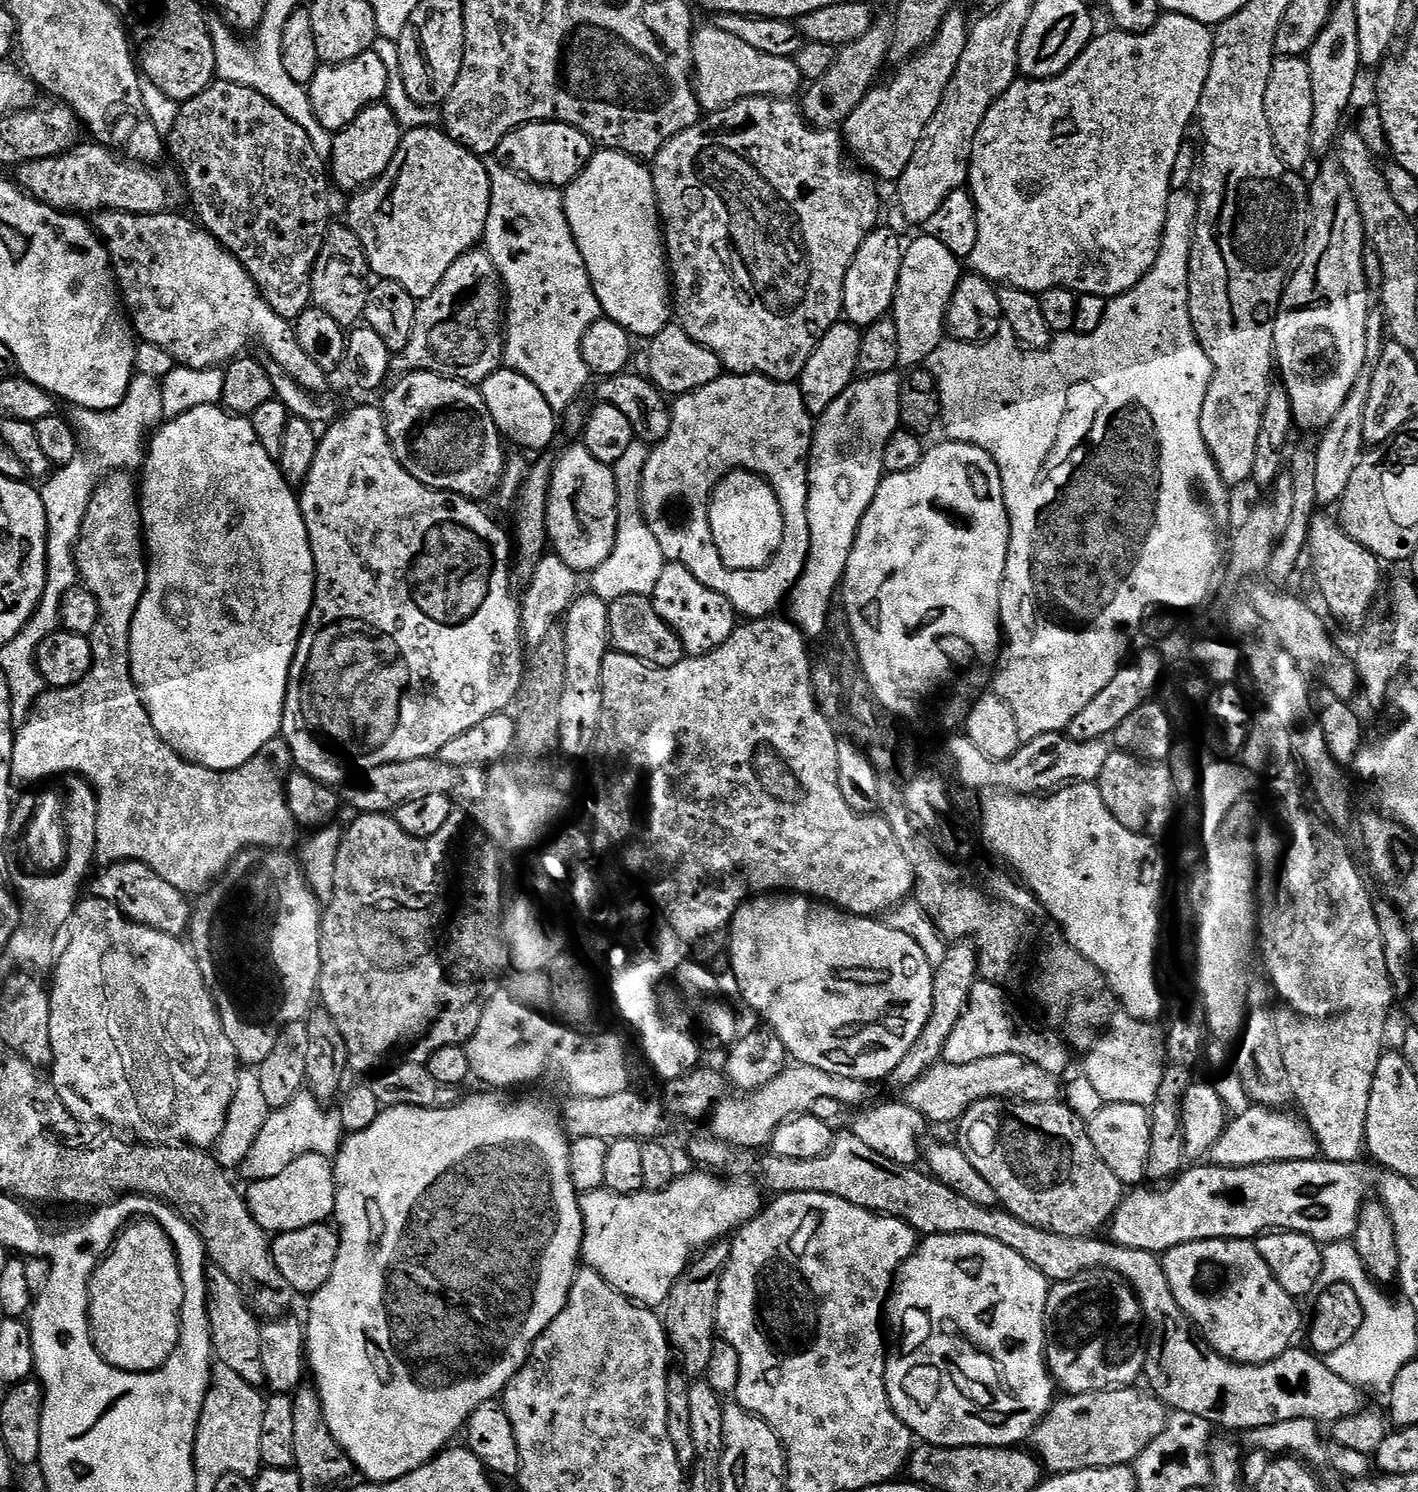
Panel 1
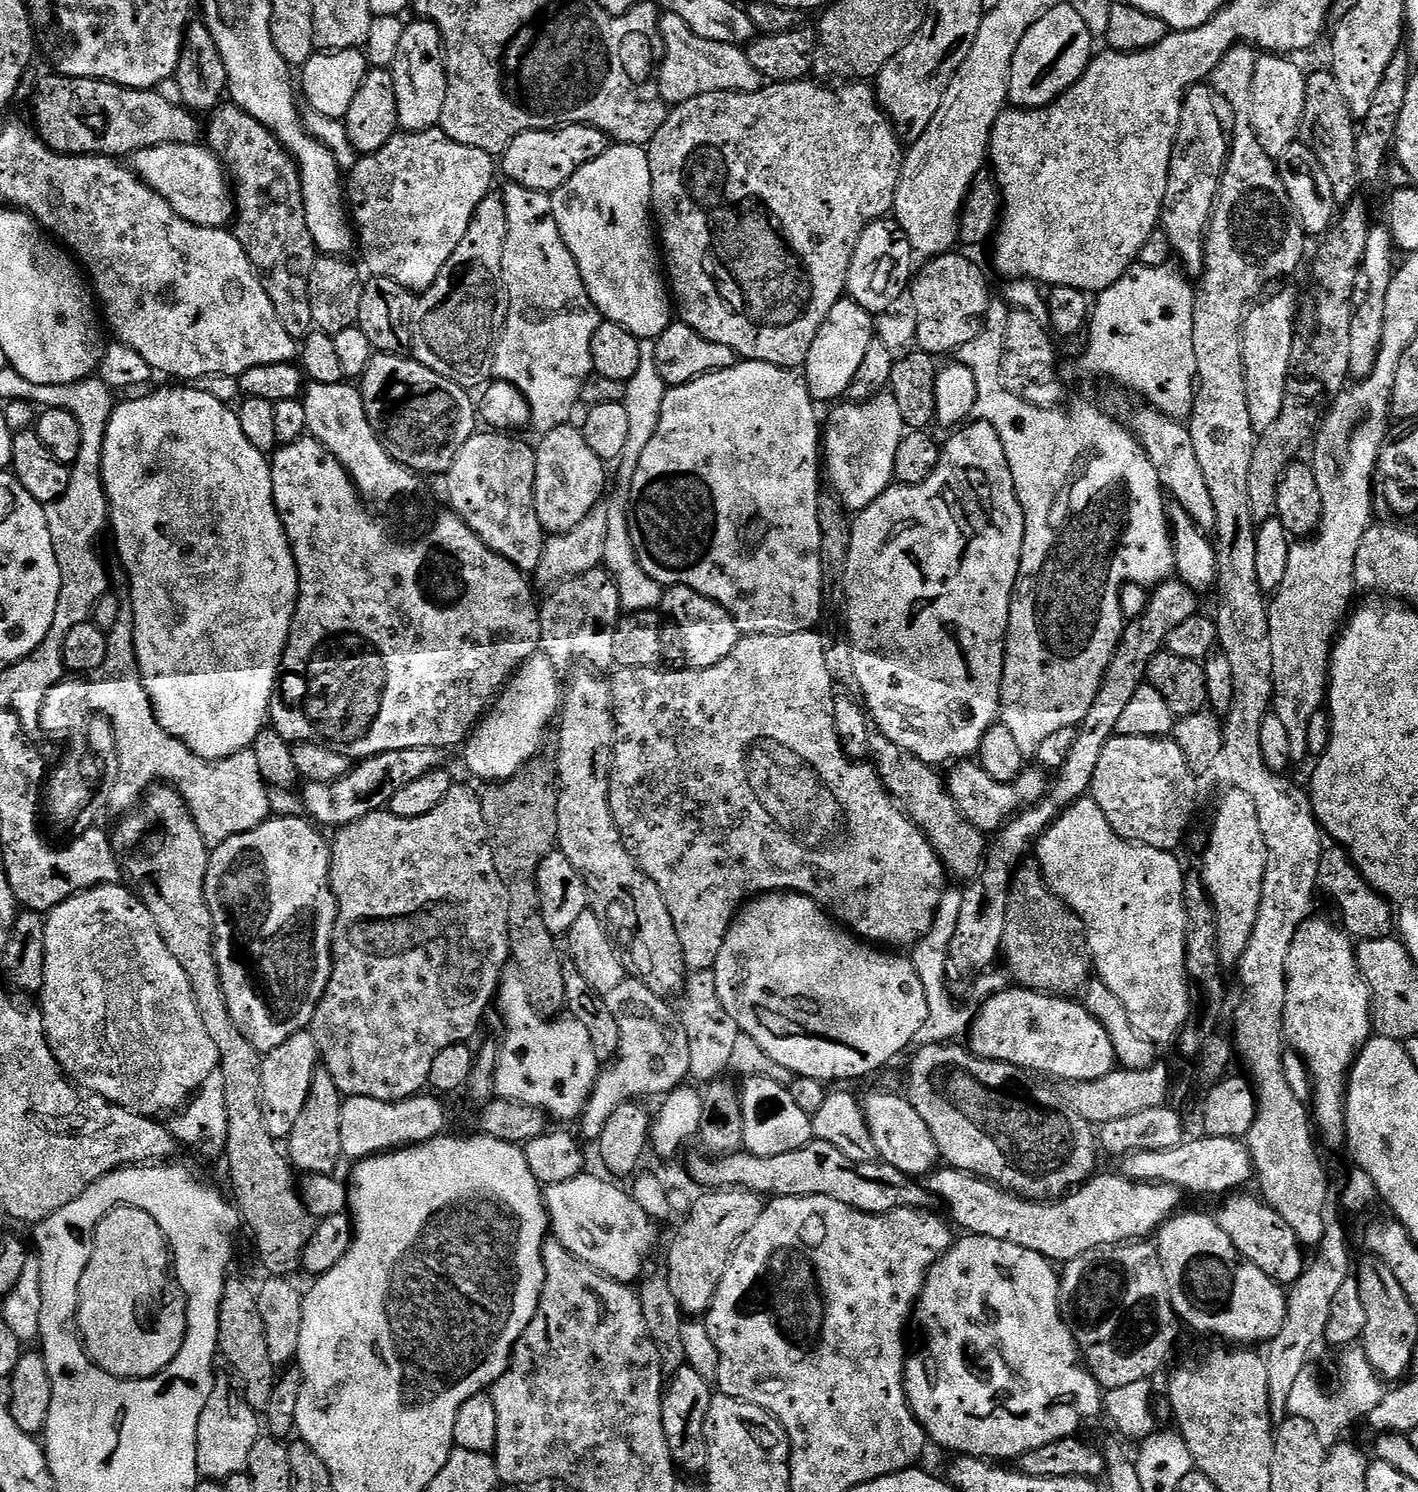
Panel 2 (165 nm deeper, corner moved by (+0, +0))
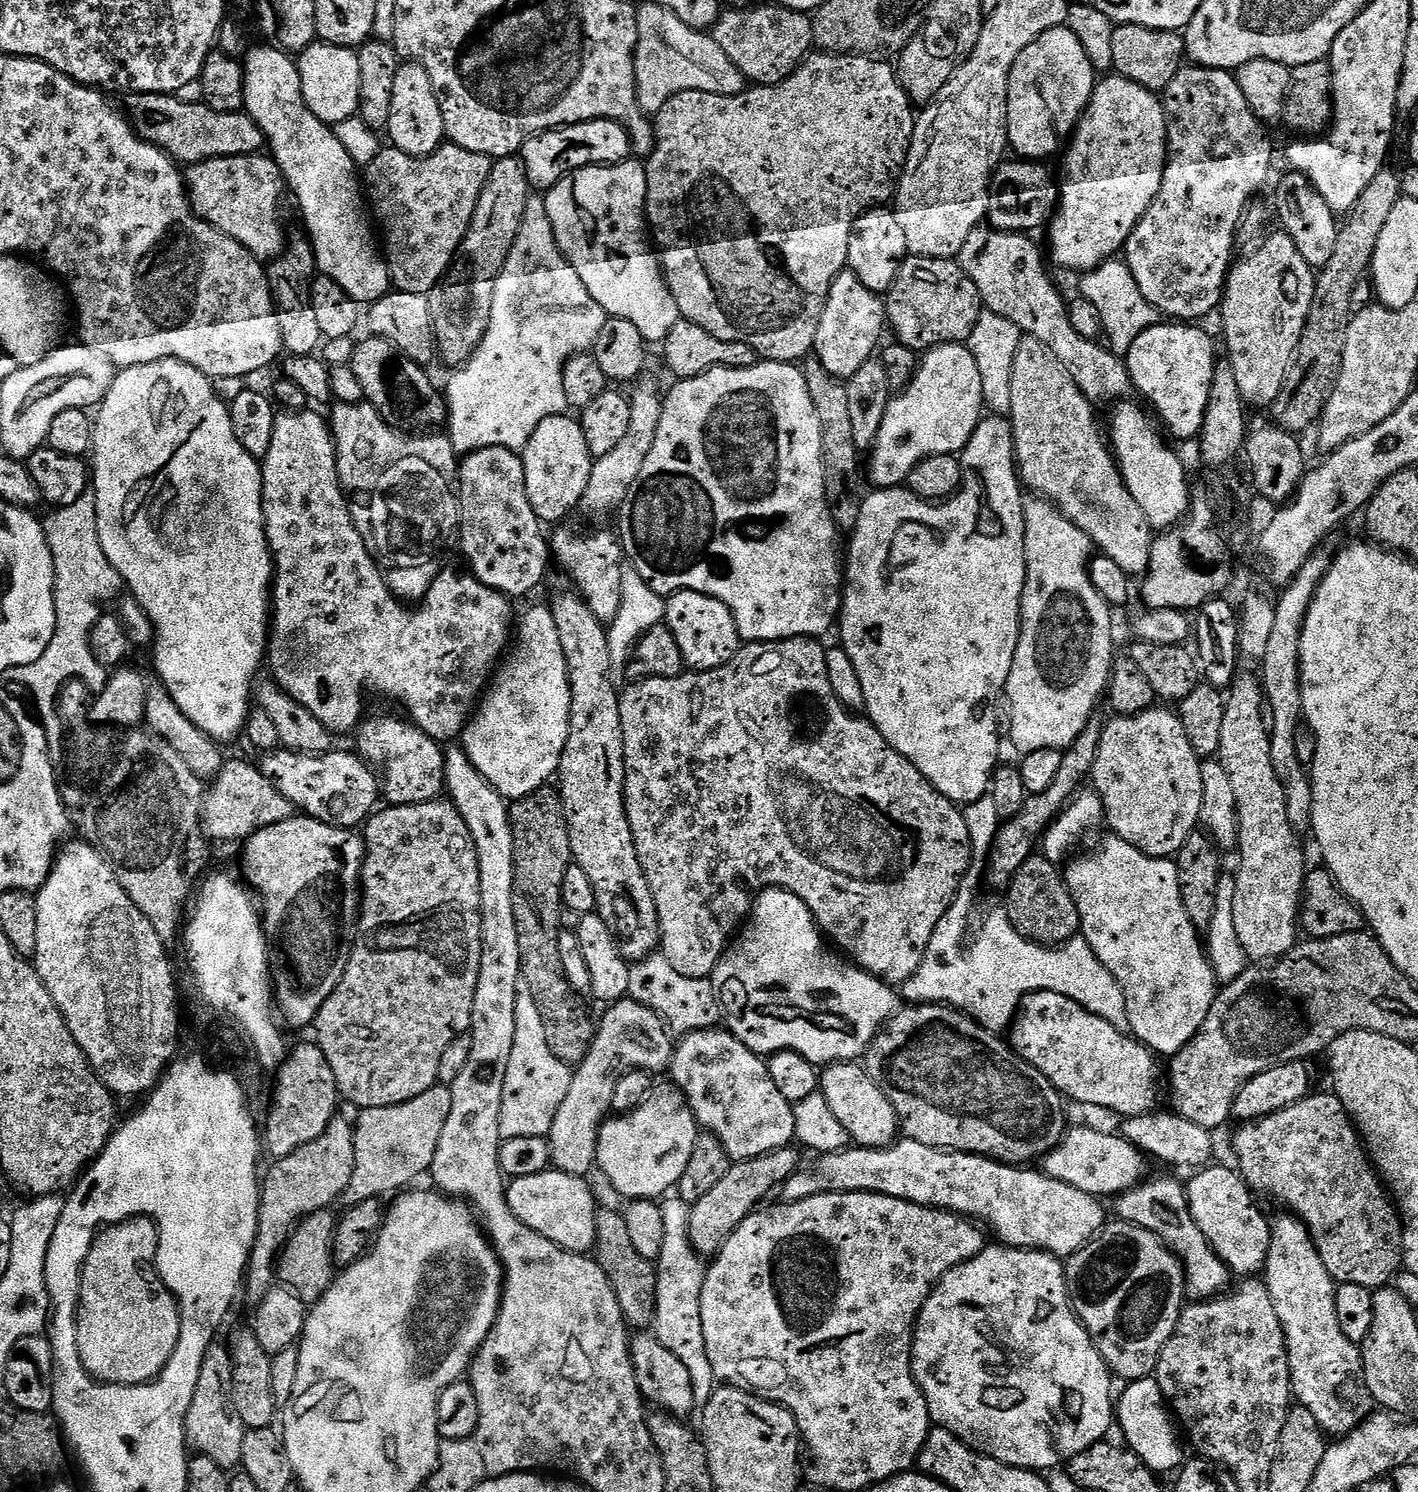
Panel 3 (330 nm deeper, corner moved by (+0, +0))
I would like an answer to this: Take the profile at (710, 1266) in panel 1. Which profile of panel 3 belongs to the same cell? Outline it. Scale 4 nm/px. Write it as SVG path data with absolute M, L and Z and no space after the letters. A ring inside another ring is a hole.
M792 1146L779 1148L756 1156L753 1160L733 1163L726 1176L713 1189L691 1205L689 1240L701 1258L715 1257L722 1245L732 1237L737 1226L767 1201L764 1199L771 1194L772 1188L779 1189L797 1171L799 1164L796 1163L800 1156L794 1149Z

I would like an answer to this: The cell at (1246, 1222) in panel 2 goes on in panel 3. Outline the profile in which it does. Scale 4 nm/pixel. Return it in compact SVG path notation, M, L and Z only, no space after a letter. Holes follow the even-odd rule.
M1201 1167L1193 1175L1197 1176L1189 1182L1187 1215L1196 1223L1198 1230L1202 1230L1227 1268L1233 1273L1241 1272L1241 1277L1251 1277L1264 1267L1270 1250L1272 1225L1269 1217L1260 1213L1260 1208L1256 1205L1257 1197L1244 1183L1244 1177L1239 1171L1212 1167Z

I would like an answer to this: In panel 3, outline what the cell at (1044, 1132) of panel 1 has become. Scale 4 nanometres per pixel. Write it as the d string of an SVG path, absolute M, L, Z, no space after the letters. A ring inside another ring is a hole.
M912 1002L904 1007L901 1007L896 1015L884 1025L879 1034L872 1039L871 1046L868 1047L868 1051L862 1057L862 1065L870 1078L885 1092L893 1104L894 1110L897 1112L899 1127L907 1139L917 1140L931 1148L943 1148L953 1152L973 1152L976 1156L987 1156L1013 1166L1024 1166L1032 1162L1028 1160L1037 1159L1036 1161L1039 1161L1063 1140L1066 1131L1066 1123L1064 1124L1065 1097L1035 1066L1020 1059L1005 1041L1003 1044L1000 1038L995 1035L980 1034L984 1036L971 1036L970 1033L963 1032L960 1028L948 1028L948 1015L950 1015L950 1012L945 1005Z

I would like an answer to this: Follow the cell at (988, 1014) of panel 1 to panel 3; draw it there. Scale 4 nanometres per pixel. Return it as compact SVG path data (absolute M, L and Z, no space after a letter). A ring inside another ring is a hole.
M1029 992L1016 1009L1011 1032L1012 1051L1035 1066L1069 1101L1113 1108L1120 1118L1149 1113L1157 1107L1157 1057L1152 1049L1127 1031L1087 1012L1065 993Z

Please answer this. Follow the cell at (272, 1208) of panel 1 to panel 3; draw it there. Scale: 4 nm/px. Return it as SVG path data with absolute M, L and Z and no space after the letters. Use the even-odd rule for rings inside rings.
M437 1083L425 1094L417 1098L407 1100L388 1107L370 1107L359 1111L359 1118L355 1119L353 1132L355 1134L355 1170L351 1175L350 1183L342 1192L339 1205L343 1209L349 1209L360 1205L364 1201L384 1198L386 1194L396 1194L409 1187L416 1178L429 1171L433 1162L438 1142L448 1122L452 1110L451 1089L447 1085Z

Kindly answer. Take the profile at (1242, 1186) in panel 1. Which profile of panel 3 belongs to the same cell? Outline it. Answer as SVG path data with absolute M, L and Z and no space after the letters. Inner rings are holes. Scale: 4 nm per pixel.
M907 1138L897 1139L891 1143L888 1147L883 1148L866 1148L859 1146L849 1146L845 1150L840 1152L832 1152L821 1155L816 1164L816 1169L813 1172L803 1172L803 1170L797 1170L784 1181L782 1185L782 1193L784 1192L783 1199L791 1202L793 1200L805 1200L811 1196L818 1196L822 1192L879 1192L881 1196L893 1196L899 1200L909 1200L915 1204L922 1204L928 1208L943 1208L949 1212L958 1212L961 1216L967 1216L969 1218L977 1218L981 1216L986 1223L992 1227L992 1232L997 1236L1001 1245L1009 1248L1027 1248L1029 1250L1043 1250L1045 1252L1052 1253L1057 1258L1067 1258L1075 1254L1079 1248L1083 1248L1106 1223L1106 1217L1104 1217L1104 1208L1099 1199L1090 1194L1086 1194L1082 1190L1078 1190L1074 1186L1070 1186L1066 1182L1061 1180L1055 1180L1049 1176L1045 1176L1043 1171L1036 1170L1031 1172L1031 1167L1028 1166L1013 1166L1005 1164L998 1160L993 1160L987 1156L976 1156L973 1152L953 1152L951 1150L945 1150L943 1148L931 1148L926 1146L922 1142L917 1140L909 1140Z

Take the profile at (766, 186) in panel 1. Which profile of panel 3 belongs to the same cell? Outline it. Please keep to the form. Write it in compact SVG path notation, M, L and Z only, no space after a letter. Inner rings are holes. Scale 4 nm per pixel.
M816 50L792 75L777 84L748 86L743 92L733 96L704 92L678 93L670 97L654 116L656 144L646 158L646 223L651 239L660 251L660 267L664 269L664 280L670 294L674 294L674 302L678 302L678 310L683 319L702 326L702 330L714 334L714 338L722 338L726 342L742 342L750 346L764 360L800 362L813 351L816 327L832 279L837 273L845 271L848 262L848 239L852 233L854 214L877 202L884 202L887 196L889 199L893 195L894 181L904 161L908 159L912 131L916 129L917 117L914 112L912 116L914 105L900 85L897 69L893 65L891 68L884 60L887 59L877 58L872 54L841 54Z

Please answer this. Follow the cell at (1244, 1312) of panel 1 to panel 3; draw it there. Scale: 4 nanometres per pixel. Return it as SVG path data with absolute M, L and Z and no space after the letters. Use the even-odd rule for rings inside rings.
M1144 1182L1123 1193L1115 1201L1115 1204L1117 1210L1120 1211L1117 1212L1119 1219L1150 1230L1175 1252L1176 1257L1184 1265L1186 1292L1193 1301L1199 1302L1213 1299L1221 1295L1229 1287L1228 1276L1230 1277L1230 1269L1220 1261L1219 1254L1212 1249L1210 1242L1204 1237L1202 1230L1198 1230L1196 1223L1190 1218L1183 1218L1184 1220L1167 1220L1164 1217L1171 1214L1172 1207L1176 1204L1174 1197L1167 1196L1164 1192L1152 1192L1152 1188L1148 1185L1148 1182Z

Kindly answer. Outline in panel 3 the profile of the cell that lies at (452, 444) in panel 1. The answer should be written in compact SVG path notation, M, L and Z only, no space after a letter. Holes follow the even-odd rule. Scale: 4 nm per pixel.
M369 335L355 345L351 366L362 382L364 400L380 412L383 419L401 430L424 430L427 424L443 425L446 420L446 400L436 393L432 380L421 365L399 352L390 341Z

